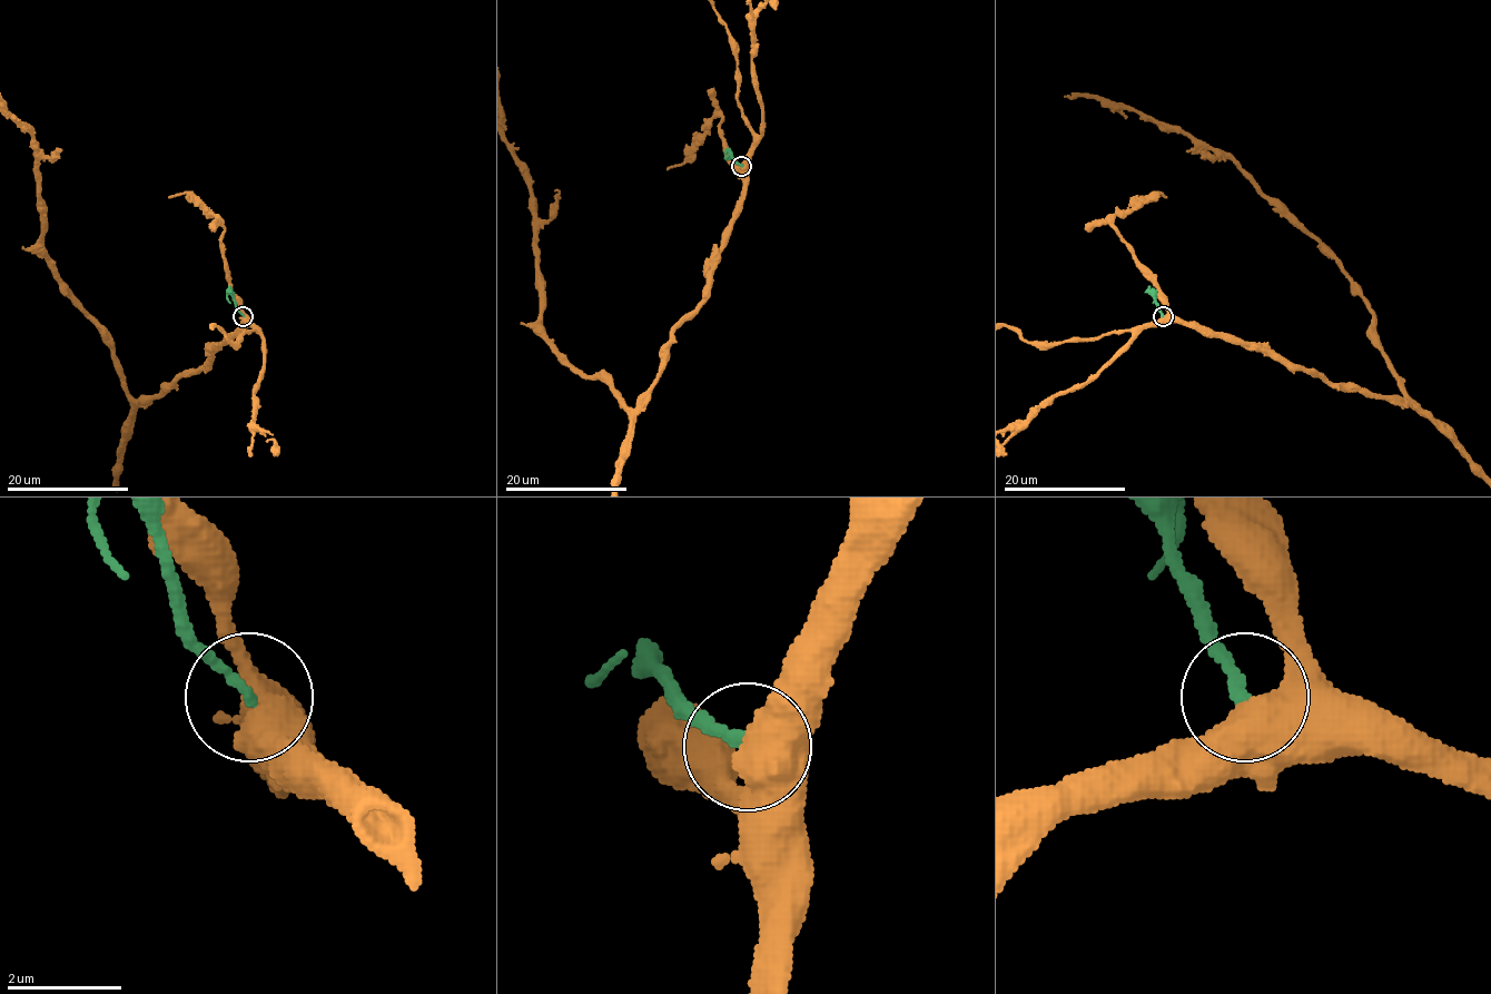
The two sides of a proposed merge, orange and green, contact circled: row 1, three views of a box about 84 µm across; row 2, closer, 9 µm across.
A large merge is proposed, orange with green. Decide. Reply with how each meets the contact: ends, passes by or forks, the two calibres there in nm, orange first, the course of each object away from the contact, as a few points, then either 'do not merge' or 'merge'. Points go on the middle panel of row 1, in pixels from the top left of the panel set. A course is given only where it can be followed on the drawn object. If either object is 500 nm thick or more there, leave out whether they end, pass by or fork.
700 nm thick on the orange side, 200 nm on the other; orange runs (742, 166), (742, 196), (702, 302), (629, 409), (559, 352), (541, 323), (536, 199), (504, 137); green runs (742, 166), (733, 158), (726, 158), (728, 155); do not merge

